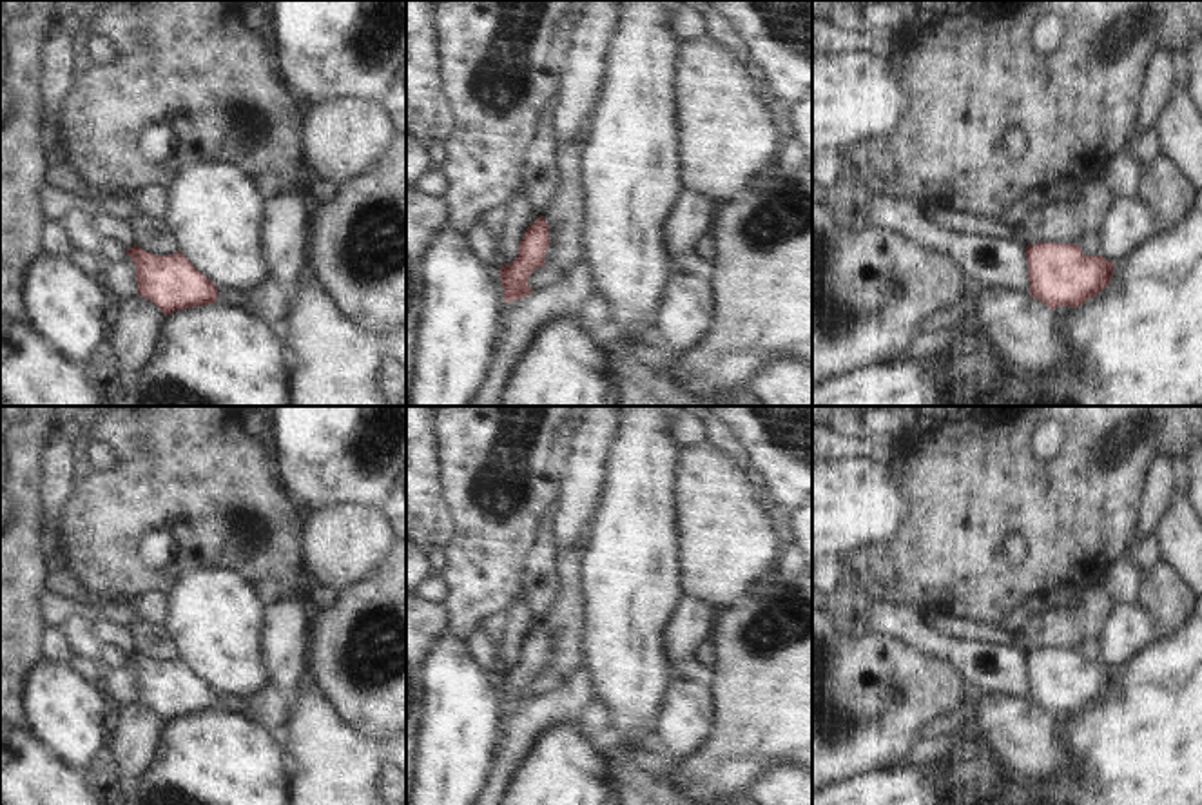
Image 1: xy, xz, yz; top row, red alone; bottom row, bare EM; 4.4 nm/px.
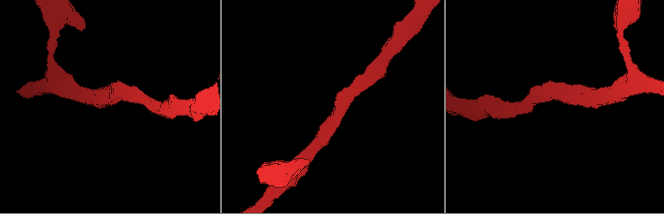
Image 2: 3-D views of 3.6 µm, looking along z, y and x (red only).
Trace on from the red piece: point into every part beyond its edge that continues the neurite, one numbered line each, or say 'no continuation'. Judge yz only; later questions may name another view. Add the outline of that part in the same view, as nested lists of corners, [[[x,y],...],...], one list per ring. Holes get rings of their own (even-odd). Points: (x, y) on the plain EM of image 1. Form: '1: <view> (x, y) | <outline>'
no continuation

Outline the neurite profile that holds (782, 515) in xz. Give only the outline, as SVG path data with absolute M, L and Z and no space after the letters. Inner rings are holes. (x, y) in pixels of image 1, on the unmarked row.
M751 466L747 468L747 473L754 477L754 486L763 491L765 500L769 502L771 509L769 515L776 520L776 531L785 537L787 544L794 542L794 537L790 533L790 511L787 508L781 508L776 504L767 491L767 484L761 479L760 473L756 473Z

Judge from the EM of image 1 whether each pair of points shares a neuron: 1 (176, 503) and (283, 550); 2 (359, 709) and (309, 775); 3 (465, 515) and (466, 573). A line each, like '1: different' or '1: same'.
1: same
2: different
3: same

